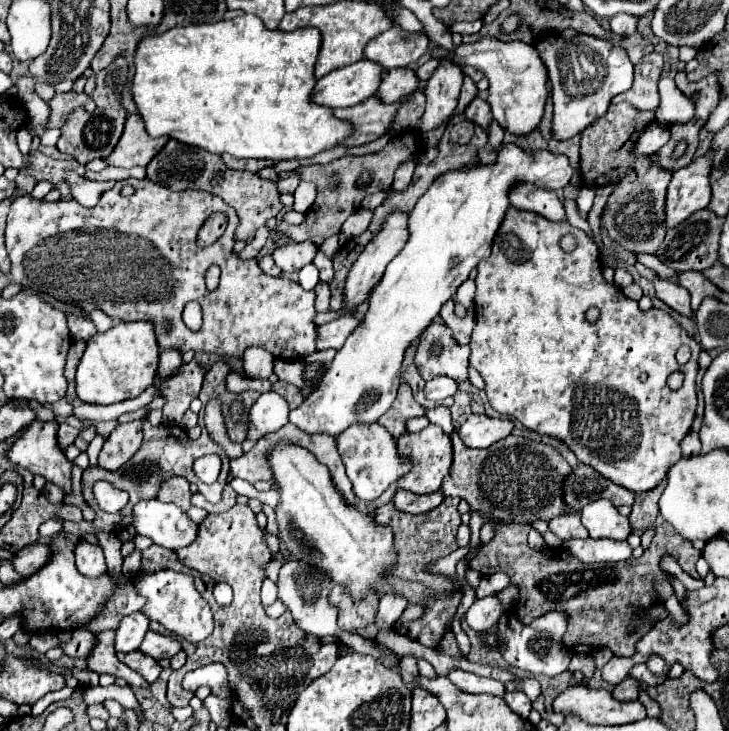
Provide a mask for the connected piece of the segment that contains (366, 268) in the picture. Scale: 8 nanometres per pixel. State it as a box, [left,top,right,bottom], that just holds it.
[344,210,410,312]

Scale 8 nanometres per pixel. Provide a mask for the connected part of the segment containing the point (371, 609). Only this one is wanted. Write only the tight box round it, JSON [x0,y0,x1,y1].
[328,586,378,632]

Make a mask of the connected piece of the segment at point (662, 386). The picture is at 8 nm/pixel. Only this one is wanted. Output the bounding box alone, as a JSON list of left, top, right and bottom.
[470,208,702,492]

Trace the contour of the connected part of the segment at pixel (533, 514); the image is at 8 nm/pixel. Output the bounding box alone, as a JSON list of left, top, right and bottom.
[442,426,572,524]

